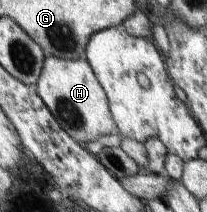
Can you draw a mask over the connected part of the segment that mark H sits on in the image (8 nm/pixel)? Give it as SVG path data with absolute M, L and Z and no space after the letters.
M46 56L44 71L41 72L36 87L62 128L84 148L87 149L86 144L90 140L119 132L117 121L114 120L112 109L109 107L108 94L86 58L76 60Z

